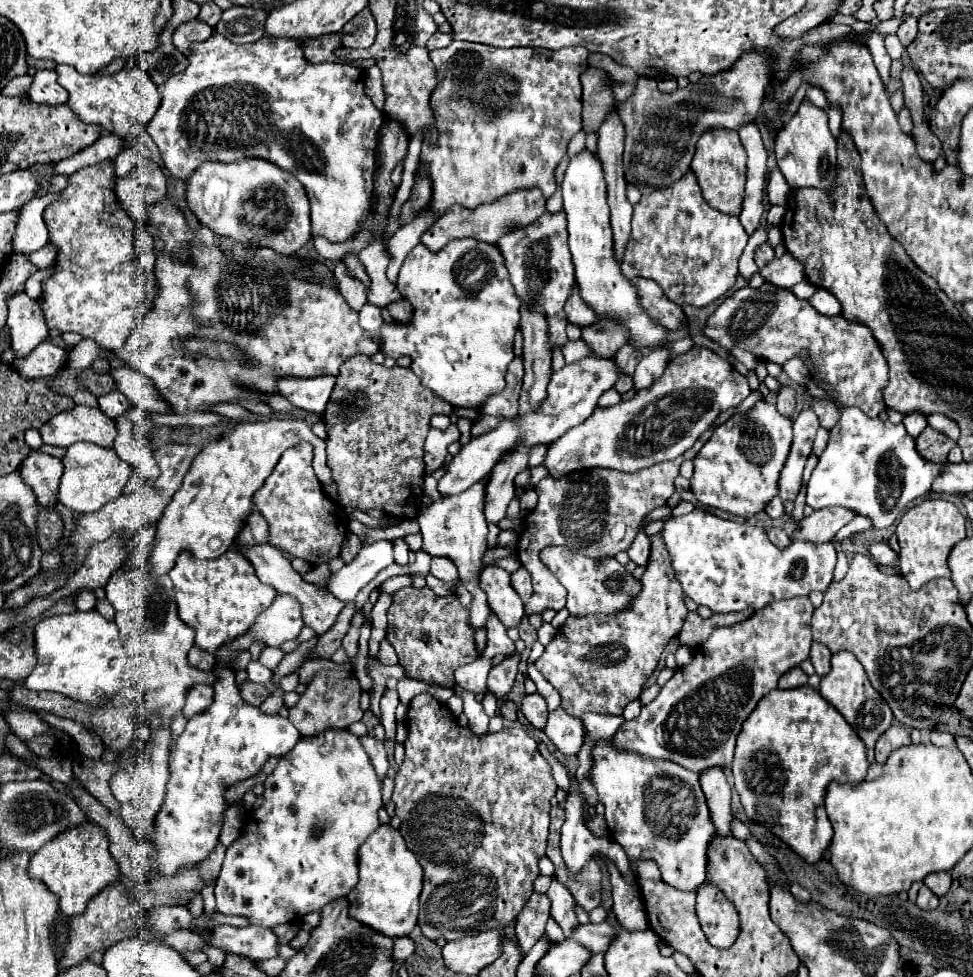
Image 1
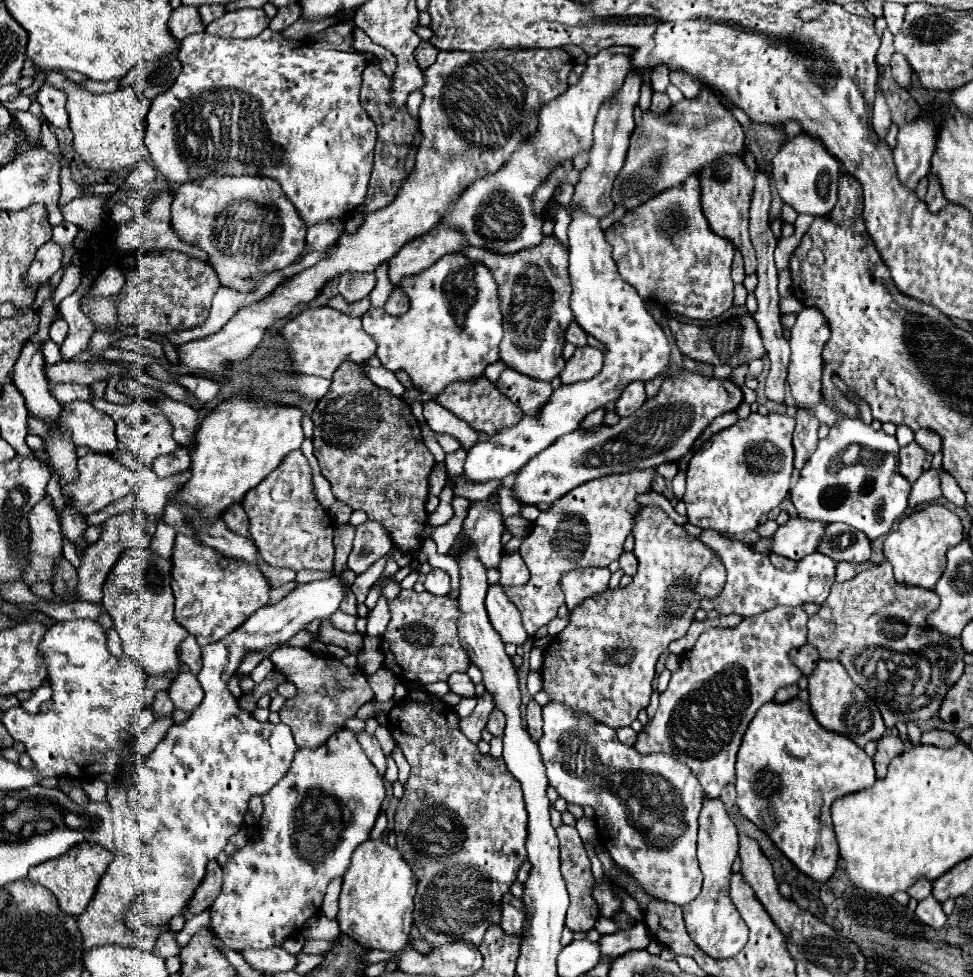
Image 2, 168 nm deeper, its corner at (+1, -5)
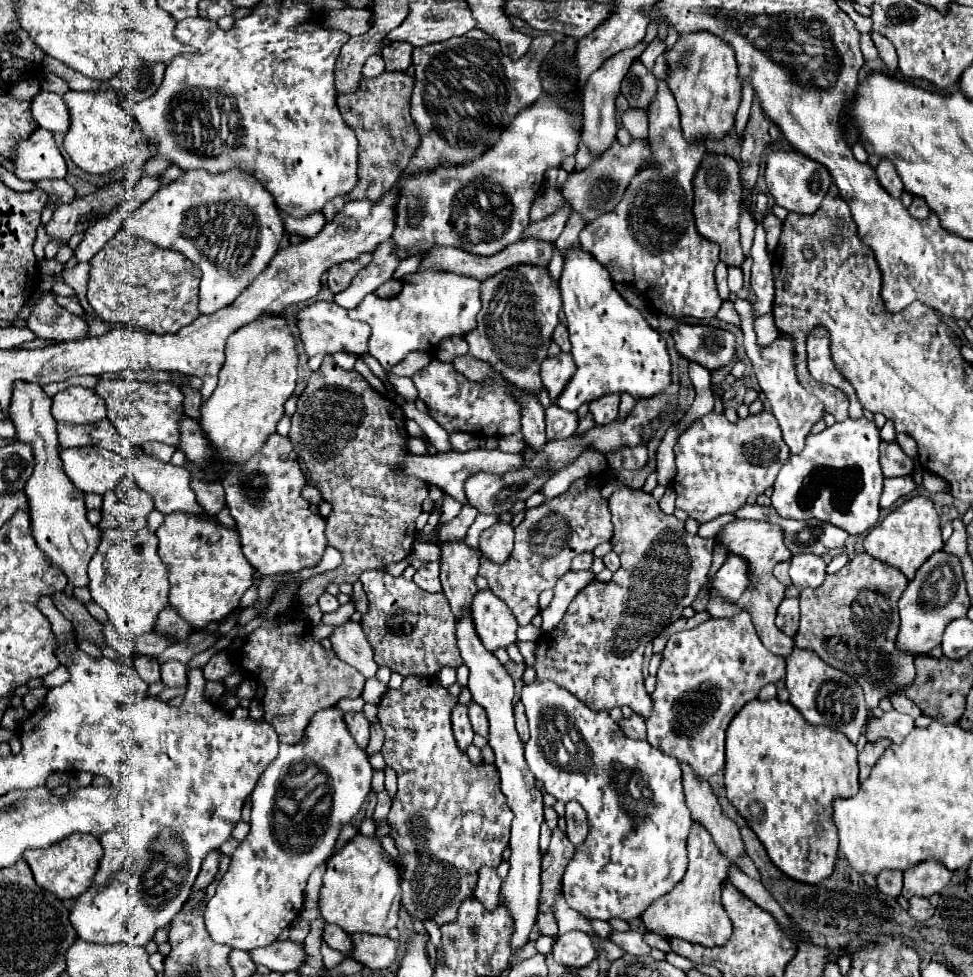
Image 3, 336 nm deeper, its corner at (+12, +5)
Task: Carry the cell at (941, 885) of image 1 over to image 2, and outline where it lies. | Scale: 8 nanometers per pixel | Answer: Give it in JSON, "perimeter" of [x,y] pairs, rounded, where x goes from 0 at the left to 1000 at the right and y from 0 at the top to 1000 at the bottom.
{"perimeter":[[[942,901],[934,911],[932,911],[934,919],[940,919],[940,921],[949,921],[953,917],[957,917],[957,903],[955,901]]]}

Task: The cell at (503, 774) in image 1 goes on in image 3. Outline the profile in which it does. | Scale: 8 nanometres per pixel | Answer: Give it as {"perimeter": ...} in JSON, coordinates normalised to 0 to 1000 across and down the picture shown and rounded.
{"perimeter":[[[428,692],[428,700],[417,694],[413,704],[399,706],[388,721],[388,739],[397,751],[393,774],[409,792],[409,811],[399,833],[399,843],[413,882],[413,927],[423,940],[432,944],[444,942],[450,948],[462,946],[471,940],[475,923],[487,917],[491,903],[489,897],[495,886],[514,886],[516,872],[522,868],[524,843],[528,837],[514,809],[514,792],[510,784],[499,782],[497,778],[487,782],[469,762],[462,741],[462,729],[469,719],[471,716],[462,712],[448,694]]]}

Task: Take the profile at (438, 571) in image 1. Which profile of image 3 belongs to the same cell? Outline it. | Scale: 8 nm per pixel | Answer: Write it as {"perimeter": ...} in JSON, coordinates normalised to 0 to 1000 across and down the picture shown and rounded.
{"perimeter":[[[440,575],[440,577],[436,577],[432,583],[428,583],[425,596],[428,596],[432,602],[436,602],[438,606],[452,606],[454,600],[452,600],[450,585],[452,585],[450,575]]]}

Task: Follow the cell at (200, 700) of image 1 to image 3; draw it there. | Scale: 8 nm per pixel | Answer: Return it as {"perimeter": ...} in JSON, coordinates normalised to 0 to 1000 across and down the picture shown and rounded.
{"perimeter":[[[173,676],[164,682],[164,688],[166,688],[166,700],[171,704],[191,702],[191,680],[181,678],[181,676]]]}

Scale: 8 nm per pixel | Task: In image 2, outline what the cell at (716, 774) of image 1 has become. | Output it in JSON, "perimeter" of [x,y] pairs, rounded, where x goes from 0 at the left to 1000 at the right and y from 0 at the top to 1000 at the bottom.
{"perimeter":[[[727,817],[718,833],[718,858],[716,858],[716,878],[723,893],[723,909],[718,917],[702,927],[702,942],[706,956],[712,964],[733,981],[753,981],[768,966],[768,946],[760,938],[757,929],[749,919],[749,899],[751,886],[757,878],[760,862],[757,847],[745,831],[743,821]]]}

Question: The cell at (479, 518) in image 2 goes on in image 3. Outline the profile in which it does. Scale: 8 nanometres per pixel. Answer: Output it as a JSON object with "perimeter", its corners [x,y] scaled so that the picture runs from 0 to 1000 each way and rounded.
{"perimeter":[[[465,553],[452,557],[452,596],[454,606],[462,614],[465,626],[471,633],[477,620],[483,620],[485,608],[489,608],[487,592],[493,579],[493,563],[481,559],[477,553]]]}

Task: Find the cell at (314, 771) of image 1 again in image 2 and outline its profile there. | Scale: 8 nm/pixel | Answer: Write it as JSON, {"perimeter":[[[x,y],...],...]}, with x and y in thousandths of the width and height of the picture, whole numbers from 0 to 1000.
{"perimeter":[[[359,745],[344,749],[326,768],[305,768],[299,788],[270,815],[272,829],[266,839],[264,858],[242,872],[229,888],[229,911],[217,927],[219,956],[242,974],[289,968],[297,958],[305,956],[320,938],[328,936],[336,905],[344,897],[355,895],[363,870],[379,858],[394,819],[394,794],[385,790],[385,784],[369,766],[365,749]]]}

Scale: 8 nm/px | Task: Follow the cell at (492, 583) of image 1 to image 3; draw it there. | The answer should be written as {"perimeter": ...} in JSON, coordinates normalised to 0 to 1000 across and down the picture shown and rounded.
{"perimeter":[[[493,604],[485,614],[485,633],[495,659],[508,667],[510,663],[520,663],[530,657],[530,633],[510,608],[504,604]]]}

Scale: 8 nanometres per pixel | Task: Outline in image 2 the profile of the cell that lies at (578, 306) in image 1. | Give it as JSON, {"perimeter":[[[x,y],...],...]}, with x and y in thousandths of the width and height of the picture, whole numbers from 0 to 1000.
{"perimeter":[[[587,330],[587,332],[585,332],[585,336],[583,336],[583,340],[581,340],[581,348],[583,348],[583,350],[587,350],[589,354],[597,356],[597,354],[601,354],[601,352],[603,352],[603,342],[599,340],[599,336],[595,336],[595,332],[593,332],[593,330]]]}

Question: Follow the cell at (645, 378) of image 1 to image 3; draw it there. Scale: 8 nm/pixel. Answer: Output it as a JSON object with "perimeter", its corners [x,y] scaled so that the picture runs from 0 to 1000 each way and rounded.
{"perimeter":[[[625,403],[621,407],[606,411],[606,422],[610,424],[613,434],[625,434],[635,428],[635,416],[637,416],[637,403]]]}

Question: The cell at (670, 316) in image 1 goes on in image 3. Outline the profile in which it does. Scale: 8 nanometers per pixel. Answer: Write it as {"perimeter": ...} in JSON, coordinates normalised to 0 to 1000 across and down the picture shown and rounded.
{"perimeter":[[[695,332],[691,346],[705,368],[717,371],[728,379],[742,377],[756,364],[756,344],[742,336]]]}

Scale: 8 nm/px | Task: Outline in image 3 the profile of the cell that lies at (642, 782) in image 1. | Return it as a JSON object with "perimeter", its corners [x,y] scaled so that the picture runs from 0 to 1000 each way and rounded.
{"perimeter":[[[547,698],[547,700],[541,700],[536,704],[536,721],[541,723],[541,733],[543,733],[543,739],[545,739],[545,757],[541,759],[541,770],[539,770],[545,790],[551,794],[551,798],[557,800],[559,809],[563,813],[567,813],[571,819],[576,819],[576,821],[592,819],[592,821],[598,823],[598,827],[604,833],[604,845],[606,845],[604,858],[602,858],[602,862],[598,866],[592,868],[592,874],[590,874],[588,882],[582,886],[582,893],[580,893],[580,919],[582,919],[584,927],[594,931],[600,940],[615,940],[615,942],[627,942],[627,940],[647,942],[647,940],[656,940],[674,919],[678,919],[678,917],[687,915],[689,911],[693,911],[693,907],[703,899],[705,888],[707,888],[705,856],[707,856],[711,837],[709,837],[709,829],[707,829],[705,819],[703,819],[699,780],[695,776],[691,776],[691,774],[680,772],[678,768],[668,764],[664,757],[645,755],[637,747],[637,743],[627,735],[627,731],[623,727],[617,727],[617,729],[606,727],[590,710],[586,710],[584,706],[571,702],[569,698]]]}

